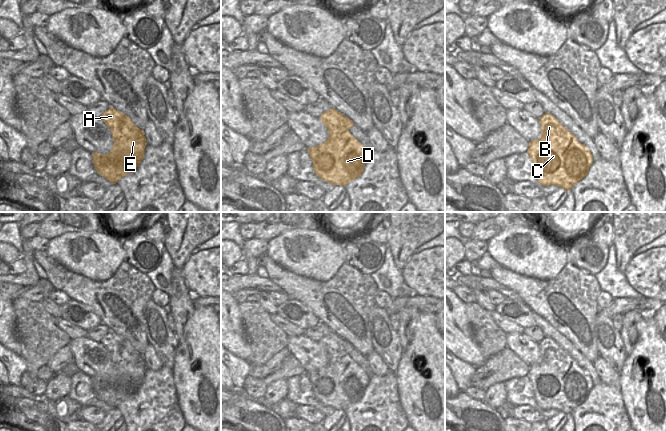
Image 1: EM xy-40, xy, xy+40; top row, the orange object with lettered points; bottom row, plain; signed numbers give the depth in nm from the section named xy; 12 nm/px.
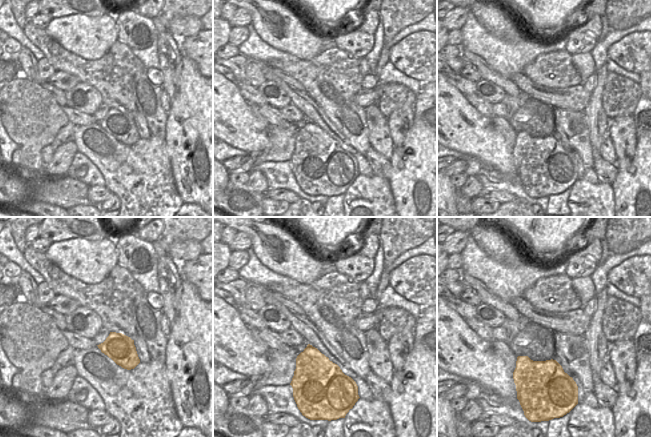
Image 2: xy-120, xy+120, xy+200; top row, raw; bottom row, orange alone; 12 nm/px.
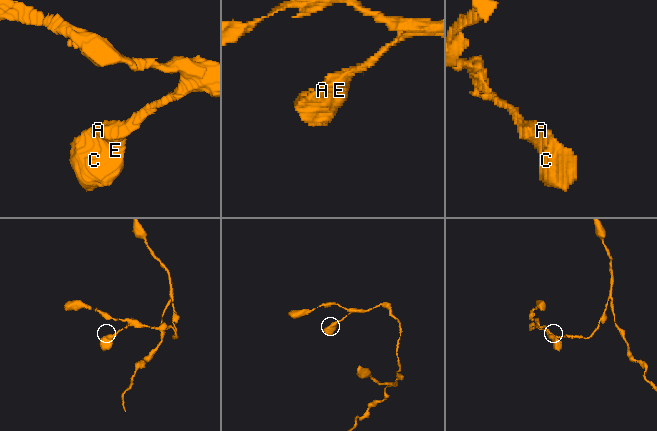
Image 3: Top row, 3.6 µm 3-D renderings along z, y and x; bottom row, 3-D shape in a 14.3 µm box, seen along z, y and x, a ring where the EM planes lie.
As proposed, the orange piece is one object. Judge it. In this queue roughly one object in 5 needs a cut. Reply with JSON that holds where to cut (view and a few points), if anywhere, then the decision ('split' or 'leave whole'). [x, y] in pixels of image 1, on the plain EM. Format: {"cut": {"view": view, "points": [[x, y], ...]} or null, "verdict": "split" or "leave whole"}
{"cut": null, "verdict": "leave whole"}

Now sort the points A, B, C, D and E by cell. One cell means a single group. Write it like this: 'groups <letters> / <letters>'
groups A B C D E

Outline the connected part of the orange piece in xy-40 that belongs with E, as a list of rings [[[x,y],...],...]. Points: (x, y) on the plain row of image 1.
[[[114,332],[107,333],[100,343],[109,351],[114,368],[107,379],[93,376],[93,389],[102,401],[116,408],[143,384],[146,362],[129,340]]]

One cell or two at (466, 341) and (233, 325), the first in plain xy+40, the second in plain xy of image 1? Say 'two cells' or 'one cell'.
one cell

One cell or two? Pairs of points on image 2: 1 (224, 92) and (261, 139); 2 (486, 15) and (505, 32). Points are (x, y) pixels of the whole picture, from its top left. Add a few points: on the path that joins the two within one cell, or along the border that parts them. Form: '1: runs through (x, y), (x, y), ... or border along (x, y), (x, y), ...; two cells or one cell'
1: runs through (228, 104), (251, 127); one cell
2: runs through (491, 18), (500, 27); one cell

